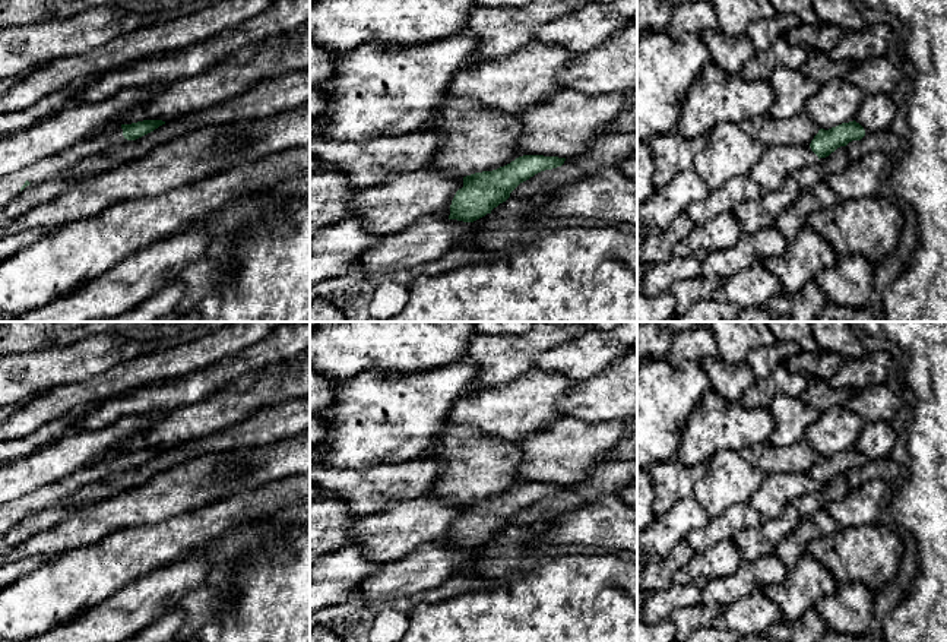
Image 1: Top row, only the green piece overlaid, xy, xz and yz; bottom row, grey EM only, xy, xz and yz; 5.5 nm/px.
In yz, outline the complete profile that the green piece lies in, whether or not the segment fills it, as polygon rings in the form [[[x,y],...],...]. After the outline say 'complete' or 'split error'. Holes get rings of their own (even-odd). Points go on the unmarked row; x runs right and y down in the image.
[[[853,447],[829,458],[820,456],[811,468],[810,475],[820,487],[829,484],[837,475],[846,474],[852,468],[861,468],[864,464],[864,455]]]; complete

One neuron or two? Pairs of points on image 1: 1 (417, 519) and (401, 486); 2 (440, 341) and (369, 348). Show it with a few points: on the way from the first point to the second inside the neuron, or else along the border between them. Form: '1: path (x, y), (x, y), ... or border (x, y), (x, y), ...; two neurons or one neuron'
1: border (426, 495), (417, 499), (390, 502), (376, 512); two neurons
2: path (423, 341), (386, 341); one neuron

